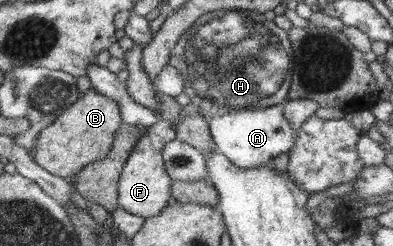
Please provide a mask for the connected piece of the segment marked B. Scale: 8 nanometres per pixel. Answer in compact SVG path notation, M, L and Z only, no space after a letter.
M90 89L40 133L31 157L51 174L70 180L70 176L76 175L85 165L109 154L114 135L122 124L120 105Z

